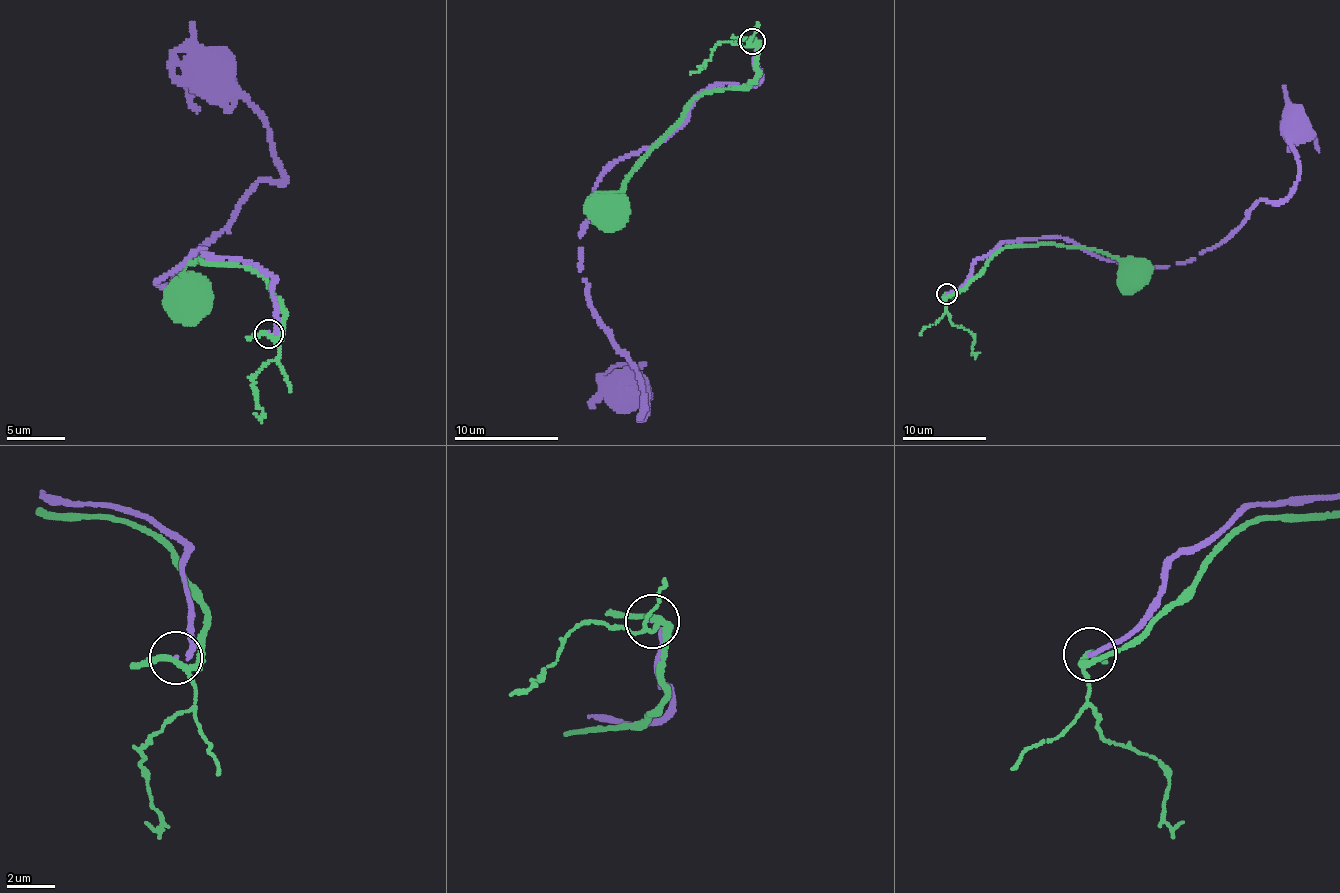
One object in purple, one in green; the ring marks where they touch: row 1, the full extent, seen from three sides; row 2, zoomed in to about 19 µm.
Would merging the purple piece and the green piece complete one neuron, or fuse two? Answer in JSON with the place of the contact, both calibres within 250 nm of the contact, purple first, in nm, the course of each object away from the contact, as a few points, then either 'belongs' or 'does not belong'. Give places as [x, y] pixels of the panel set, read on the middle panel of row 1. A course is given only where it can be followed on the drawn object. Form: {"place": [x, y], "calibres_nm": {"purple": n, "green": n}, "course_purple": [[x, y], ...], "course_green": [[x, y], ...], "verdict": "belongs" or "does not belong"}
{"place": [752, 41], "calibres_nm": {"purple": 150, "green": 180}, "course_purple": [[752, 40], [756, 84], [709, 85], [591, 196], [583, 279], [649, 415], [630, 386]], "course_green": [[752, 40], [758, 58], [754, 80], [731, 89], [705, 91], [690, 103], [624, 189], [600, 210]], "verdict": "does not belong"}

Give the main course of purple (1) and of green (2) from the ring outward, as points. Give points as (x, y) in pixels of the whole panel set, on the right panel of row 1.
1: (946, 294), (975, 261), (1029, 238), (1135, 265), (1190, 262), (1259, 200), (1281, 201), (1297, 180), (1293, 128)
2: (946, 294), (957, 293), (980, 272), (992, 255), (1003, 248), (1032, 244), (1091, 248), (1117, 258), (1138, 275)

